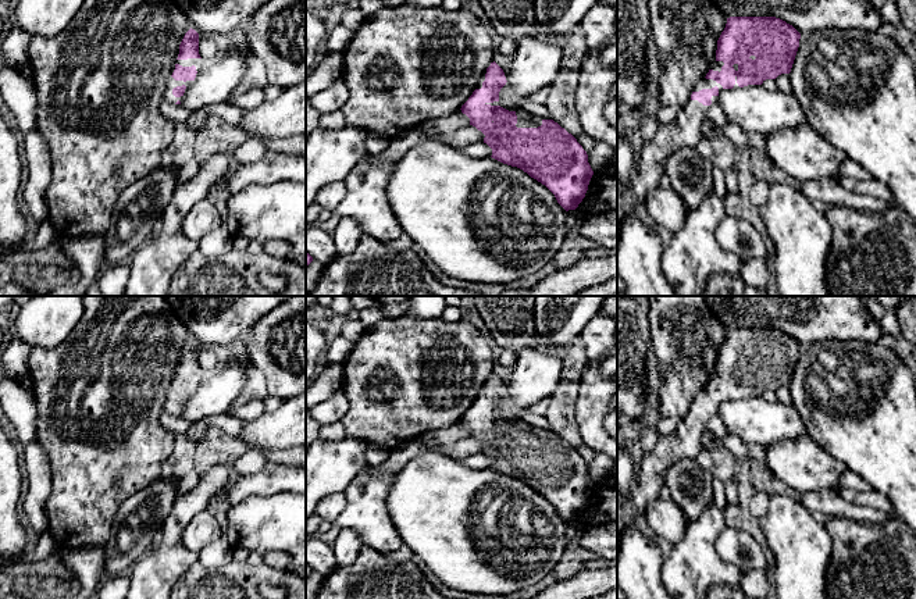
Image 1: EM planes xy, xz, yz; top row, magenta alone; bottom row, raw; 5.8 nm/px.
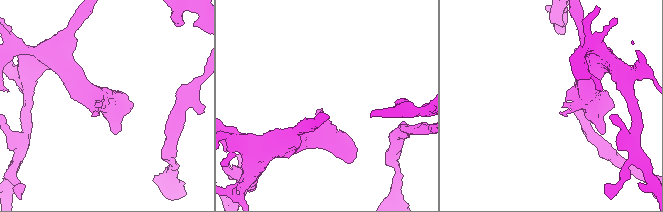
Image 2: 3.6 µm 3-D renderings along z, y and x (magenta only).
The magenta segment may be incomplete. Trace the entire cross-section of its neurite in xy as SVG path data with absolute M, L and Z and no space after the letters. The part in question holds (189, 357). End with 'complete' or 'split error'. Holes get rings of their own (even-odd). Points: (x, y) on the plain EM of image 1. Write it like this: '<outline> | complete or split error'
M190 339L179 356L179 366L167 392L163 411L181 416L185 402L204 378L206 374L199 366L199 345Z | split error

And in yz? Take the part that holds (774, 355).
M776 328L727 329L726 339L717 352L716 372L706 388L695 396L687 417L680 421L673 435L659 436L656 446L644 453L631 493L623 504L617 504L617 542L628 528L635 527L637 517L645 516L648 504L659 499L667 470L682 459L695 459L699 454L702 435L708 429L710 417L717 414L719 406L724 400L762 396L766 391L790 385L799 350L801 345L792 336Z | split error

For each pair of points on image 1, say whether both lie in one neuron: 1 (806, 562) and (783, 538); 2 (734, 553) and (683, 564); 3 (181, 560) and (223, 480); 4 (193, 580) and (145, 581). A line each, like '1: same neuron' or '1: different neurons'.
1: same neuron
2: different neurons
3: same neuron
4: different neurons

